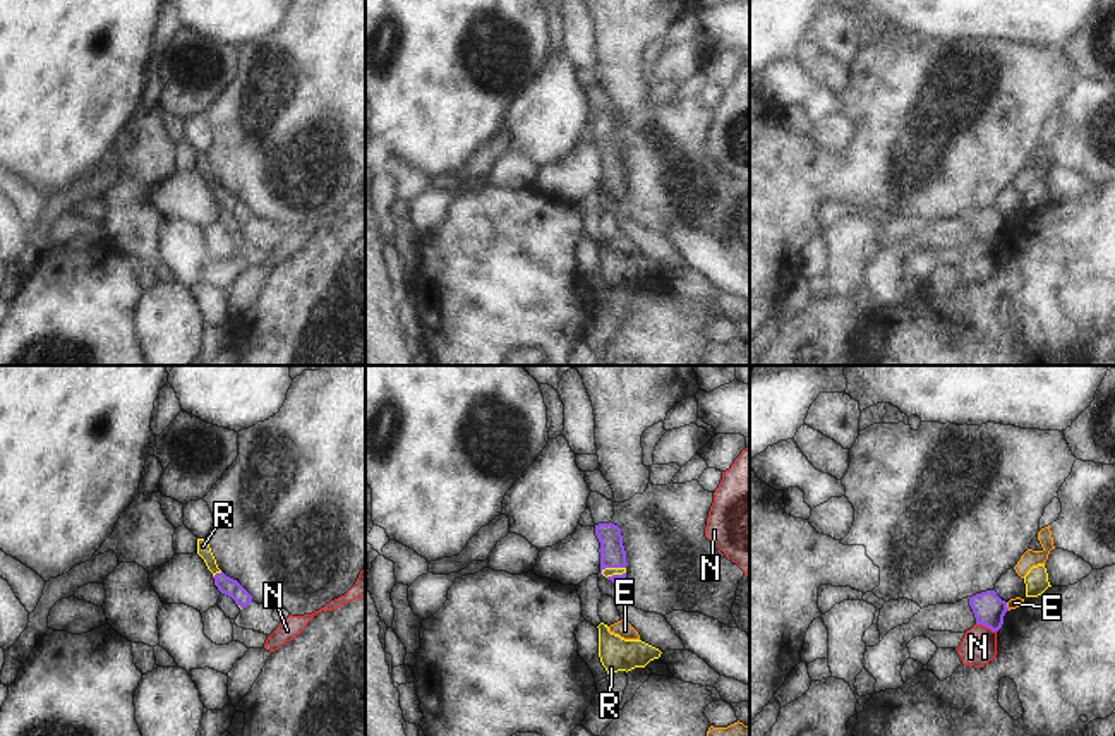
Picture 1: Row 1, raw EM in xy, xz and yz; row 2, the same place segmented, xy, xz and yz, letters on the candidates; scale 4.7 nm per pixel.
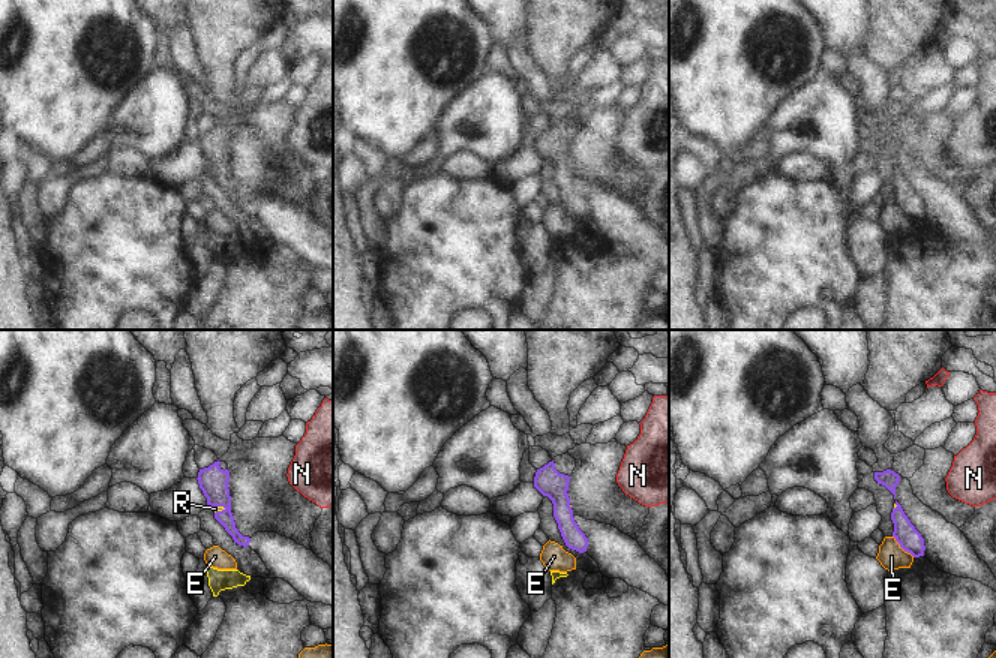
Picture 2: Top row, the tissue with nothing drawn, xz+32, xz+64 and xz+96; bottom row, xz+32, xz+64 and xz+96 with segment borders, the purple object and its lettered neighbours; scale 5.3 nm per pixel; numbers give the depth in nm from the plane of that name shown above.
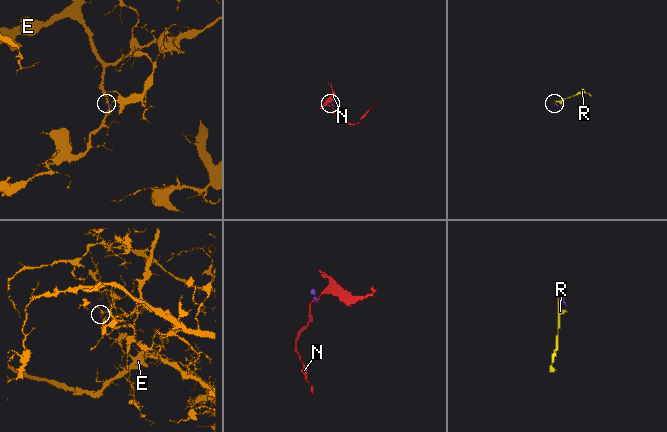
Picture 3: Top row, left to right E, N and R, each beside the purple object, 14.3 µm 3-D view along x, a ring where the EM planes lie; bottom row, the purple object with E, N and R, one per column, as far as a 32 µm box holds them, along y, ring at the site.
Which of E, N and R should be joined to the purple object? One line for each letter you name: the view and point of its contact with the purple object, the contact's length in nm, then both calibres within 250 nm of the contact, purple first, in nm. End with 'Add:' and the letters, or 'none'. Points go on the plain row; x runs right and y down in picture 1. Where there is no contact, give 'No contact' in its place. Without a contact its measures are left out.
R: Touches purple at xz (613, 182). Shared border 120 nm. Thickness 120 nm (purple) against 50 nm
Add: R

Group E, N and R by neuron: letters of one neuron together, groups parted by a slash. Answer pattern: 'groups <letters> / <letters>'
groups E / N / R

